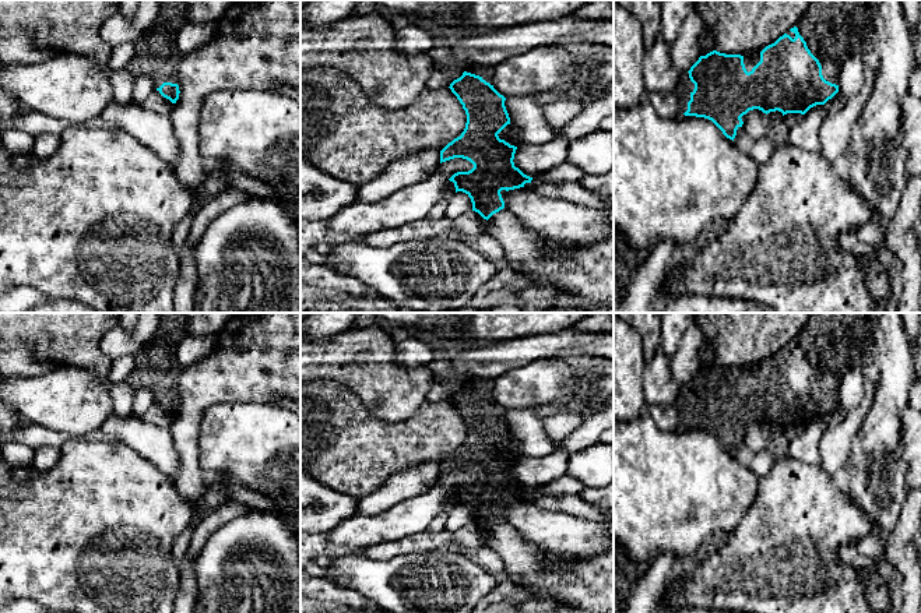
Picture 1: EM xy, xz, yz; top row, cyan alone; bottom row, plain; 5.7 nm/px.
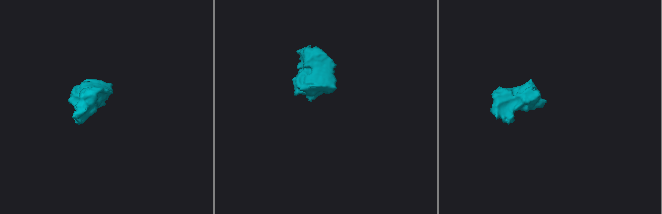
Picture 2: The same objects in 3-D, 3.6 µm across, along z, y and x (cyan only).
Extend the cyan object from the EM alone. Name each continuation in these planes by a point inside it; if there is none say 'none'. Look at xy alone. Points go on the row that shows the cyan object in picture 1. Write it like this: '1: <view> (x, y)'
1: xy (157, 56)

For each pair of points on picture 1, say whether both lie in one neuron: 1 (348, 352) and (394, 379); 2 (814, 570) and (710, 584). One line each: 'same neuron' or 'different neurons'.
1: same neuron
2: same neuron

